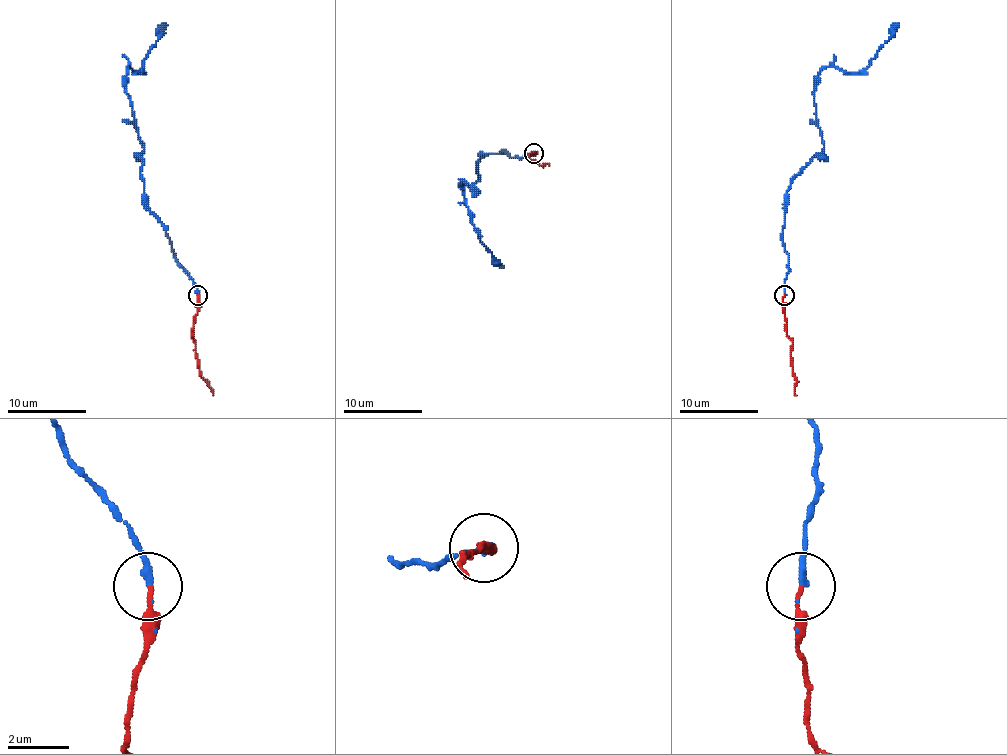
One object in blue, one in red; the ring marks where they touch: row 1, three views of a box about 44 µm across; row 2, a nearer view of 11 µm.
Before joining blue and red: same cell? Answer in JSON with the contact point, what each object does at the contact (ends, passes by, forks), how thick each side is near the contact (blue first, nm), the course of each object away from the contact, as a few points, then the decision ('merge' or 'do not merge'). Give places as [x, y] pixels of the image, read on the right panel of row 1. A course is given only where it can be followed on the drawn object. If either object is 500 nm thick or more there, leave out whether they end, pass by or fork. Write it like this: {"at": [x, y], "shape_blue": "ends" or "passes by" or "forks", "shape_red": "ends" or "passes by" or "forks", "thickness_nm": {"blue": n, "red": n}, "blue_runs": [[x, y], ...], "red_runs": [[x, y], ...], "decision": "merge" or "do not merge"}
{"at": [784, 295], "shape_blue": "passes by", "shape_red": "ends", "thickness_nm": {"blue": 160, "red": 140}, "blue_runs": [[784, 295], [786, 192], [790, 180], [824, 147], [814, 102], [816, 76], [828, 66], [861, 72], [899, 23]], "red_runs": [[784, 295], [782, 312], [786, 334], [792, 342], [790, 358], [796, 395]], "decision": "merge"}

